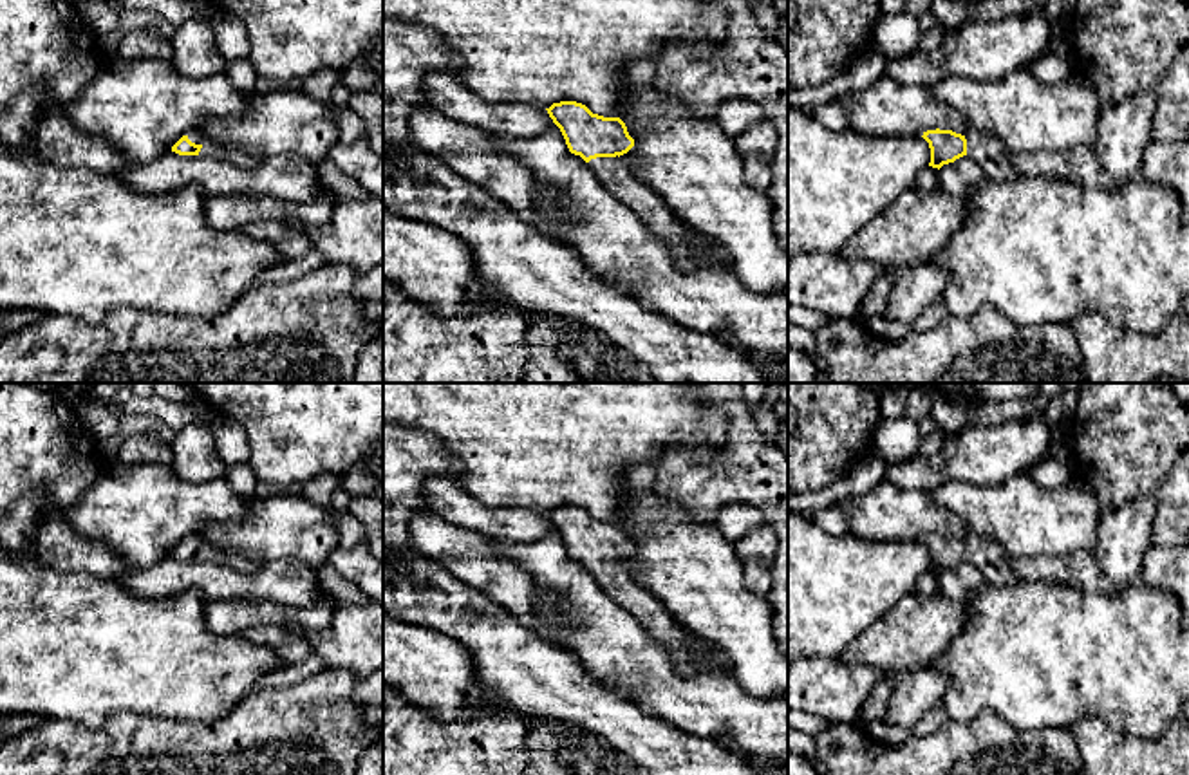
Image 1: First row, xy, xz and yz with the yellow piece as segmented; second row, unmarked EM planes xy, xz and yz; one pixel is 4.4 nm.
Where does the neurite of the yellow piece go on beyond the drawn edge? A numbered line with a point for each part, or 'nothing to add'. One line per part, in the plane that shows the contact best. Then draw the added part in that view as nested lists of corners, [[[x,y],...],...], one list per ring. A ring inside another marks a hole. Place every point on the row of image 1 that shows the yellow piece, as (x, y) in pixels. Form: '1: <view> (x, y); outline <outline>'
1: xz (692, 250); outline [[[618,155],[591,159],[589,168],[598,182],[620,202],[629,206],[643,224],[667,242],[676,255],[676,266],[683,273],[708,264],[723,264],[732,269],[730,253],[699,231],[685,231],[663,197],[641,181]]]

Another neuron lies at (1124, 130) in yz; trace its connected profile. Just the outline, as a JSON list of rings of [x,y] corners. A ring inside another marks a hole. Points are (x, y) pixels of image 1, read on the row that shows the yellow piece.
[[[1138,90],[1120,103],[1104,105],[1093,148],[1115,190],[1140,175],[1146,148],[1153,141],[1155,116],[1153,90]]]

